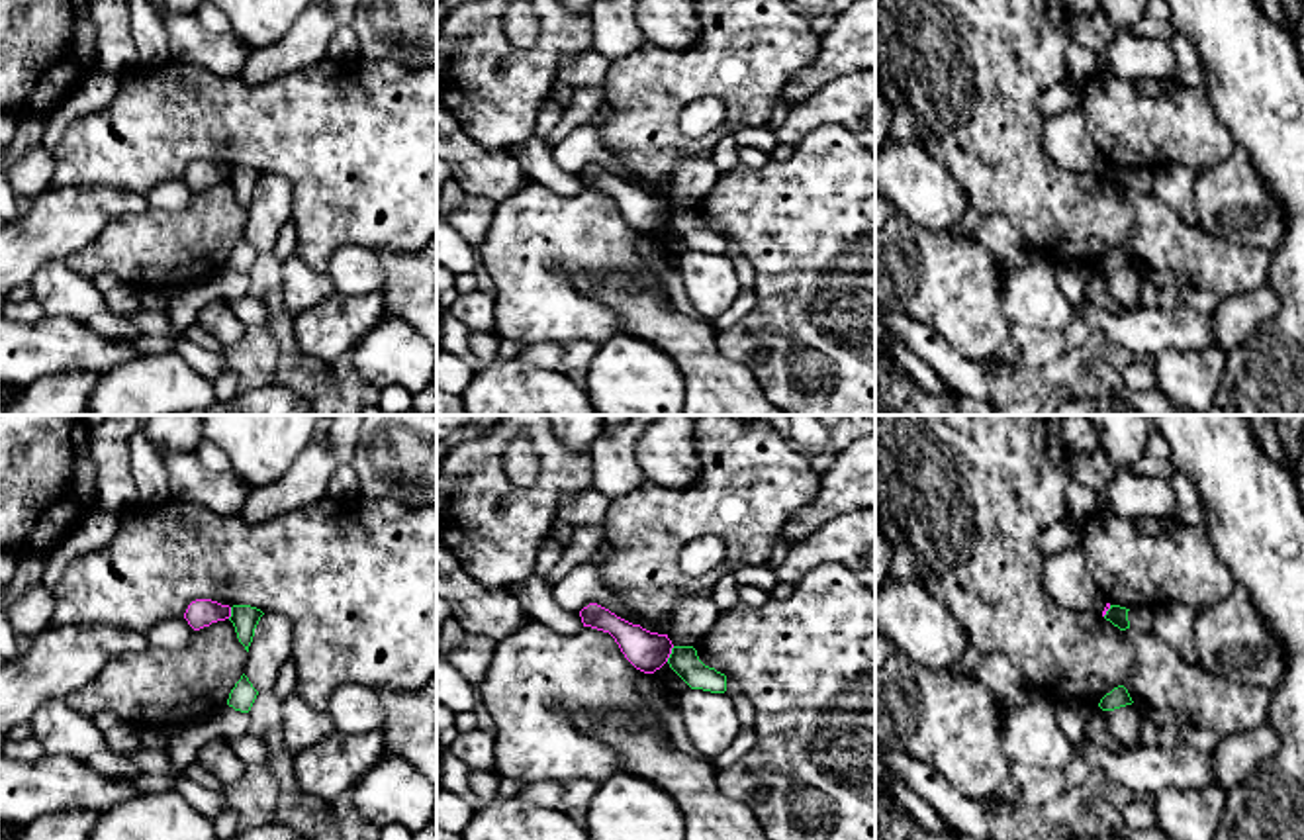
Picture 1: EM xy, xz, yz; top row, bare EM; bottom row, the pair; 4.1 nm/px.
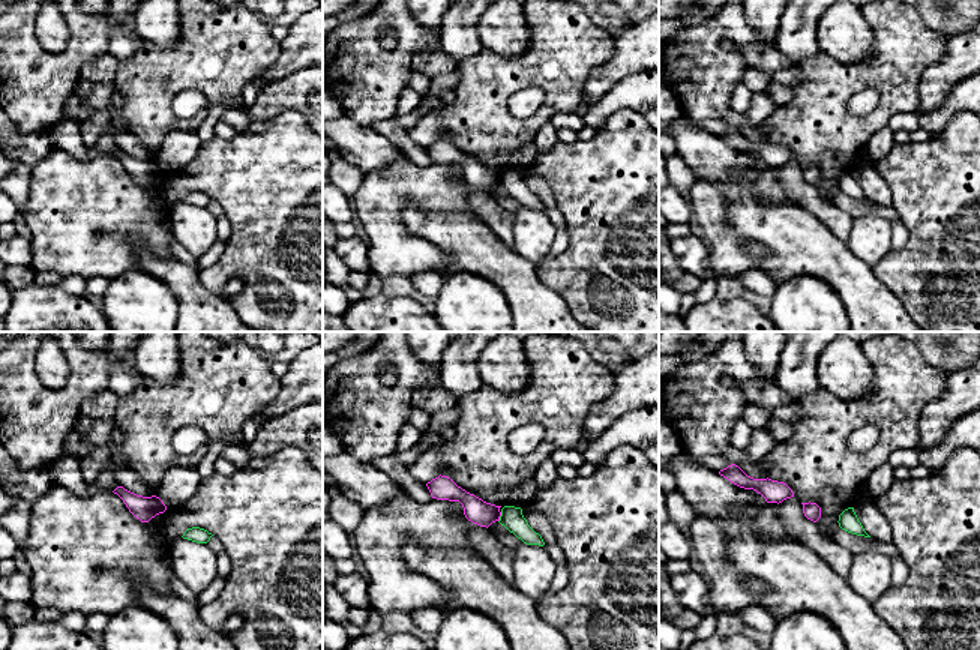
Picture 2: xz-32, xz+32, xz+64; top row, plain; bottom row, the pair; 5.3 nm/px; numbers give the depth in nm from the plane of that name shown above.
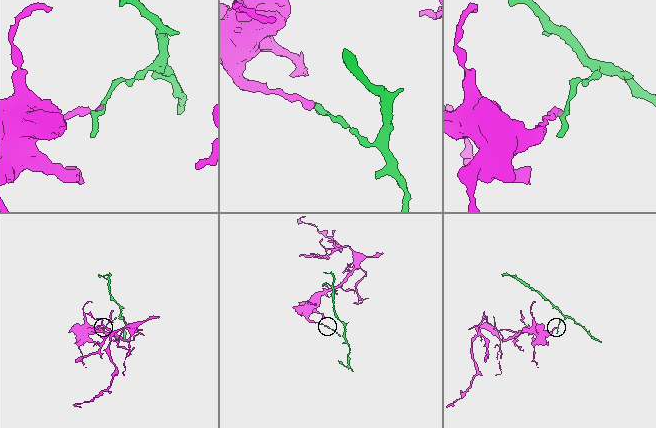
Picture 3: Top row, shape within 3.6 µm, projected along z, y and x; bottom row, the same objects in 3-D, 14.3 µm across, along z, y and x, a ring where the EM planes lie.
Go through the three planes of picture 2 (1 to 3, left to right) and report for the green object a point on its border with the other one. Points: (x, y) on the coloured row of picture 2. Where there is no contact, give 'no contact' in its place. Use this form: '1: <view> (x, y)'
1: no contact
2: xz+32 (500, 515)
3: no contact

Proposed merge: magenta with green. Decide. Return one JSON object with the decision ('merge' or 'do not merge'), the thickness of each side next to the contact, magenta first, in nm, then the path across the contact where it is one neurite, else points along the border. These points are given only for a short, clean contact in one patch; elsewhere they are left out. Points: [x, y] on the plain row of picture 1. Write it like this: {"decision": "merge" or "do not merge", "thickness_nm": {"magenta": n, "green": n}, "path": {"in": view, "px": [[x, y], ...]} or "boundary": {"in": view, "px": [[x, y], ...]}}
{"decision": "do not merge", "thickness_nm": {"magenta": 160, "green": 120}, "boundary": {"in": "xz", "px": [[674, 208], [666, 222]]}}

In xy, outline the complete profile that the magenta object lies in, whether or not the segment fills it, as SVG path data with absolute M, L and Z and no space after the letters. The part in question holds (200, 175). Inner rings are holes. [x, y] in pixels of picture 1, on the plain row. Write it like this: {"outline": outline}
{"outline": "M196 161L188 166L184 180L194 192L231 178L231 168L211 161Z"}

